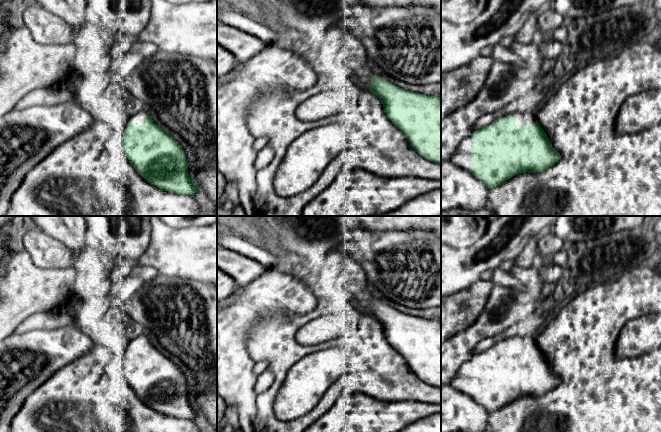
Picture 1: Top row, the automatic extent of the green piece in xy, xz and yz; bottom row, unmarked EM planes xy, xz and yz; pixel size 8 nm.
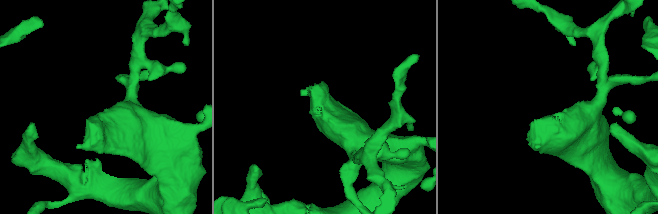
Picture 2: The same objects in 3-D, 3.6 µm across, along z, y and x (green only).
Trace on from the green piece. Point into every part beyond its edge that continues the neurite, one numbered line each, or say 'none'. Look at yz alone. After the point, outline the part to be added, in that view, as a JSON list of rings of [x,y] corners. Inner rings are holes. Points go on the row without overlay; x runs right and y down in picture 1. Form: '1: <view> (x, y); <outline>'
1: yz (524, 332); [[[540,298],[533,313],[494,336],[483,338],[474,347],[473,355],[482,353],[495,344],[506,340],[514,340],[517,351],[525,350],[528,346],[533,352],[536,346],[536,337],[544,330],[544,315],[547,311],[547,305],[548,302]]]

